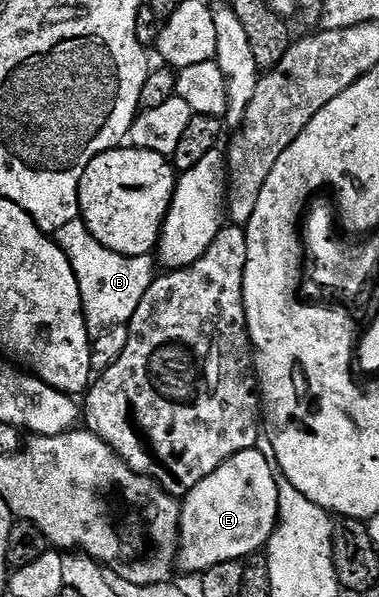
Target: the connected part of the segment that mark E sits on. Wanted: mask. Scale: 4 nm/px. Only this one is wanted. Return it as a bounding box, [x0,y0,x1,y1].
[178,449,278,575]

